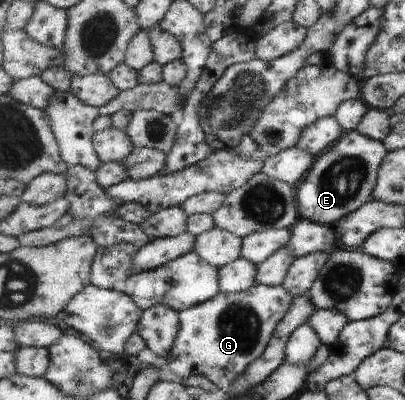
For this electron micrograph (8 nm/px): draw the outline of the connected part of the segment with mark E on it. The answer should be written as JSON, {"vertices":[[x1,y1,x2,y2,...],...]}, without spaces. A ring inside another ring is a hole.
{"vertices":[[350,131,329,151,317,158,313,170,297,187,302,218,336,226,349,214,360,210,374,198,379,175,389,148,382,141,360,131]]}

